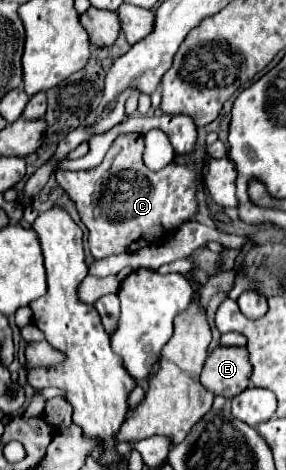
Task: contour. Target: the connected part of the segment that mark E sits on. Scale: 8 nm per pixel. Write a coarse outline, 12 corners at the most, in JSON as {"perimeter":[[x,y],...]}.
{"perimeter":[[217,345],[201,383],[233,399],[249,387],[247,347]]}

